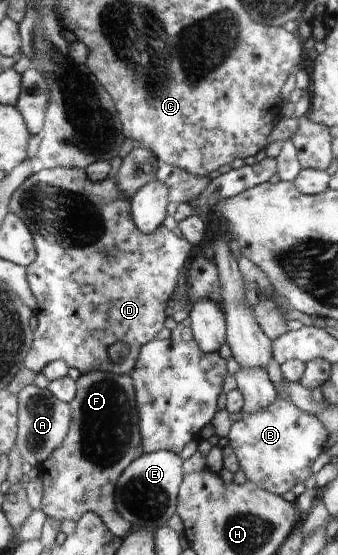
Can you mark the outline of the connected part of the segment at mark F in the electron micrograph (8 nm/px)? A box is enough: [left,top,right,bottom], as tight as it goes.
[38,370,144,538]

